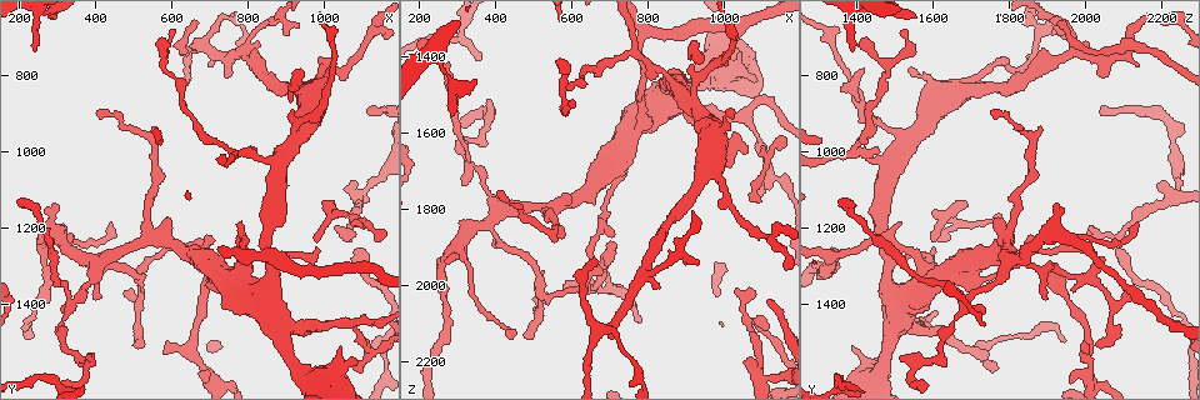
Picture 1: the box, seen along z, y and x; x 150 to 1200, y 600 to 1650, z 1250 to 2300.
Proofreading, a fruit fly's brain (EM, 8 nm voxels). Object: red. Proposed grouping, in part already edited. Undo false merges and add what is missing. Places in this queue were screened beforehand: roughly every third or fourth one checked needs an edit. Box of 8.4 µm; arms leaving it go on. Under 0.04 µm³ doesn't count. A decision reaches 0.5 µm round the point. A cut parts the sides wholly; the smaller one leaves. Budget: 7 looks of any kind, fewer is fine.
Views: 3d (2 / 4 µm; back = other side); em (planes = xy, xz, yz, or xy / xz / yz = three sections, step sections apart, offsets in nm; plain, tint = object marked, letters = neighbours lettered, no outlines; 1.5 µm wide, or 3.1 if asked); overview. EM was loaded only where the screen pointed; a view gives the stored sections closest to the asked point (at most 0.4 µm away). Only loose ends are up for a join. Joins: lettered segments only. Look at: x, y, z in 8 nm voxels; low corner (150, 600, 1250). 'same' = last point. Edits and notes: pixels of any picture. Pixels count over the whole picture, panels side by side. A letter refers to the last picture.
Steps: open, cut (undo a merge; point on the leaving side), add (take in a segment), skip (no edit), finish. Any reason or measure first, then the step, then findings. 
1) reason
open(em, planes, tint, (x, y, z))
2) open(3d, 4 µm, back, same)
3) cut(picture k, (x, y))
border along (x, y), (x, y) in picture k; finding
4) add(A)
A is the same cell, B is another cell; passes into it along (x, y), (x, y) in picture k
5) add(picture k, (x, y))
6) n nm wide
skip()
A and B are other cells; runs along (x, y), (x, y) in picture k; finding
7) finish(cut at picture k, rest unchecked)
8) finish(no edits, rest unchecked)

free end
open(3d, 4 µm, back, (1085, 1550, 1460))

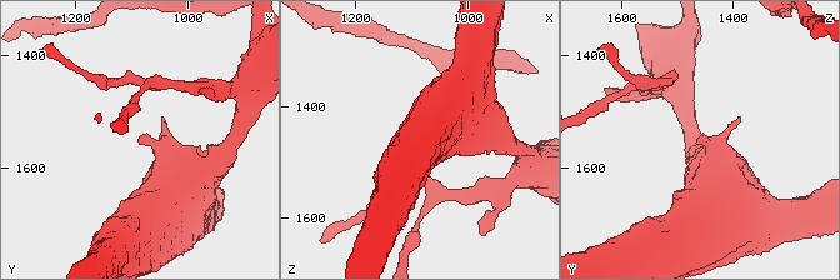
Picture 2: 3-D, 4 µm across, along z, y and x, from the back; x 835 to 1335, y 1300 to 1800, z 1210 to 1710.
shape alone is not enough
open(em, xy, step 4, tint, (1090, 1545, 1460))

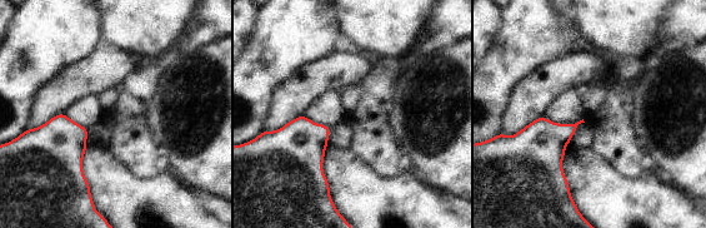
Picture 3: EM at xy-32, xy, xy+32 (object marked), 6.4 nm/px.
another direction
open(em, planes, letters, same)

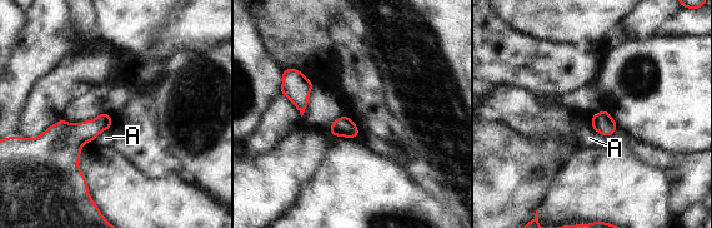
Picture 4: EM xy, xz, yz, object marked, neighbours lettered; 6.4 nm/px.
skip()
A is another cell; border along (590, 124), (607, 137) in picture 4; no lettered segment goes on from it

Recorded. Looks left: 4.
an open end
open(3d, 4 µm, (745, 800, 2055))

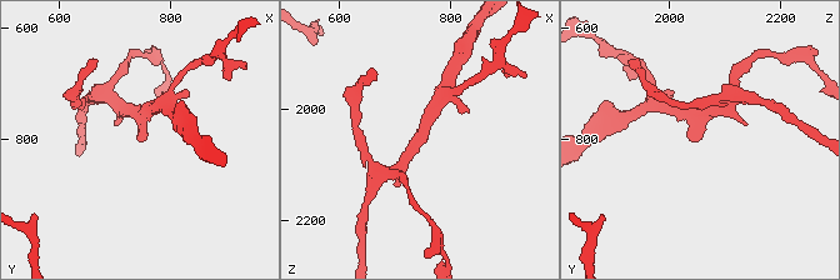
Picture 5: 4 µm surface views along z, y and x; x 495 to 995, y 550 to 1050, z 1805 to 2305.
arms of 200, 220 nm; need the tissue
open(em, planes, letters, (740, 800, 2055))

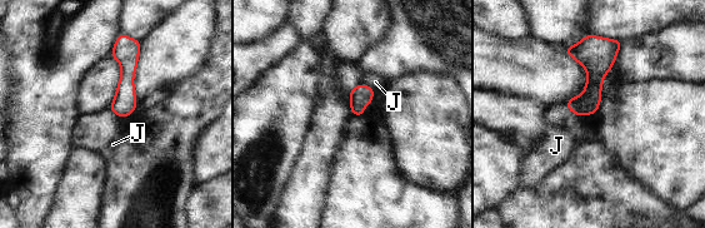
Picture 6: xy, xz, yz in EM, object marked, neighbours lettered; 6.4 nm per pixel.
skip()
J is another cell; border along (360, 82), (374, 89) in picture 6; none of them fits

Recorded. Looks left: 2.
branch stops here
open(em, yz, step 8, letters, (295, 1130, 1925))

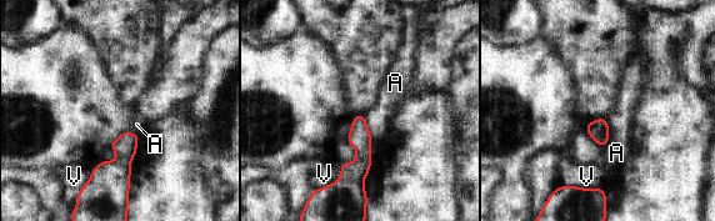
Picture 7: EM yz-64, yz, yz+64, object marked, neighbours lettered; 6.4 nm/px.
130 nm wide
skip()
A and V are other cells; runs along (359, 117), (361, 165), (354, 186) in picture 7; none of them fits

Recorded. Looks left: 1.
finish(no edits, rest unchecked)

